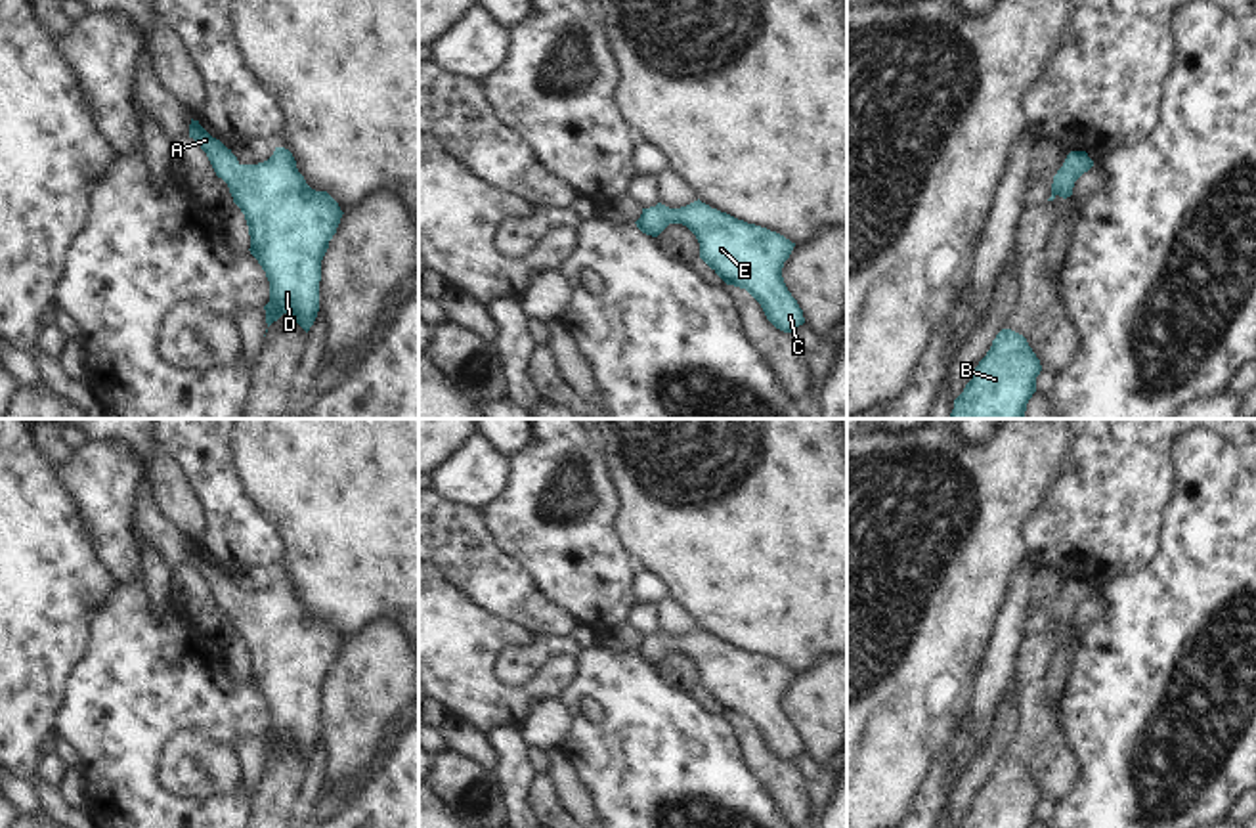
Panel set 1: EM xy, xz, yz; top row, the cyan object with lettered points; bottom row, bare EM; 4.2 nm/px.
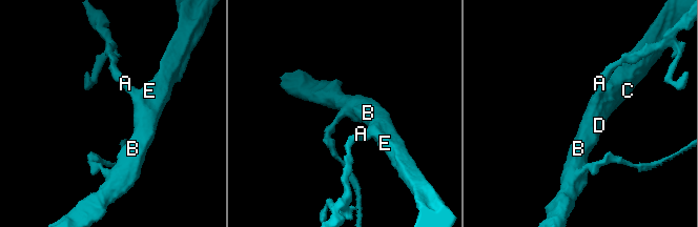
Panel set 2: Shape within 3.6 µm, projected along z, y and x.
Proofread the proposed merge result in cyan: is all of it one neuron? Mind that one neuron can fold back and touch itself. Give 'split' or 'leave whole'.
leave whole

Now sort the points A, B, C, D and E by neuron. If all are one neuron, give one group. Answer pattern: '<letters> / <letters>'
A B C D E

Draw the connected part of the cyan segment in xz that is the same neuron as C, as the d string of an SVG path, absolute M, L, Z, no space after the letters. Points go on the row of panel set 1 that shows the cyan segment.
M700 199L669 208L642 208L637 228L658 237L669 224L686 226L700 243L700 258L726 283L746 289L767 319L784 333L805 323L803 310L788 291L782 268L795 243L767 228L711 208Z

